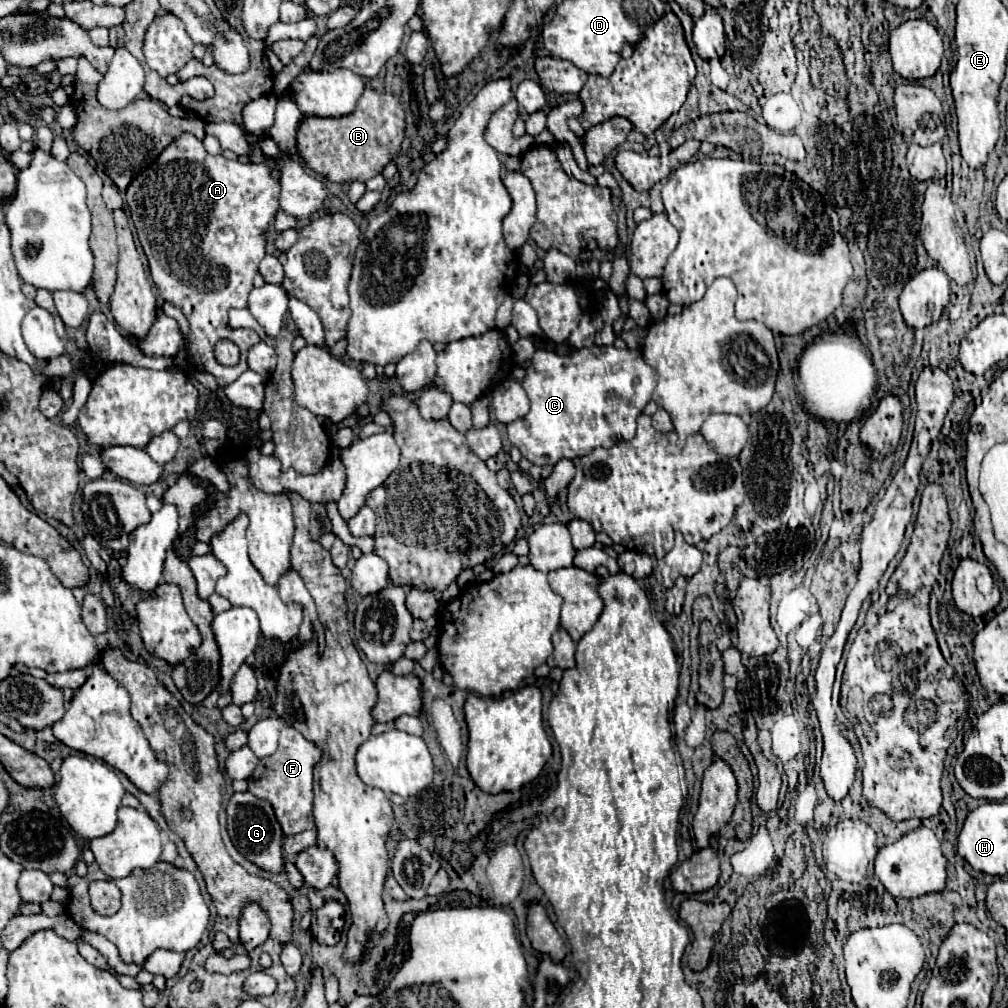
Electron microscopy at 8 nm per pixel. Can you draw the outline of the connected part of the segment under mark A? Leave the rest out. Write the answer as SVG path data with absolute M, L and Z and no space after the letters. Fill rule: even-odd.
M180 134L176 140L172 140L172 144L168 144L160 154L158 158L146 168L146 172L140 172L132 182L130 186L126 188L126 204L130 208L130 216L132 216L132 222L136 226L136 232L138 232L138 238L140 238L140 244L146 252L146 258L148 258L148 264L150 264L150 276L158 288L158 294L164 298L164 302L170 302L172 306L180 308L182 314L188 318L190 322L190 366L196 368L196 370L204 370L204 372L210 372L218 384L222 384L222 388L230 382L234 382L244 370L248 370L248 364L246 364L246 354L248 354L248 348L254 346L256 342L260 342L258 334L254 330L232 330L226 320L228 320L228 310L230 308L246 308L248 306L248 294L250 290L254 288L252 286L252 280L254 276L258 274L258 264L260 260L266 256L266 232L268 232L268 226L270 222L274 220L276 212L278 212L278 196L280 196L280 180L272 174L272 168L266 164L266 162L260 162L260 164L252 164L252 162L238 162L238 160L228 160L224 156L212 156L204 150L204 144L192 136L192 134ZM220 340L230 340L234 342L238 348L240 348L240 362L236 366L222 366L216 356L214 356L214 346L216 342Z

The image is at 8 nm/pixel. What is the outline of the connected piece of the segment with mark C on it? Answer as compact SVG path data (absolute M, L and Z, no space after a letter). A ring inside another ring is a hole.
M590 346L568 356L536 350L522 386L532 406L524 418L508 424L508 438L526 460L544 466L632 438L638 414L652 400L656 370L640 358L640 350Z

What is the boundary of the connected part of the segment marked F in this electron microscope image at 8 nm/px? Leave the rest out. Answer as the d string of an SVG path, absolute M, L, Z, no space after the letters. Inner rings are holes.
M284 724L280 732L278 750L272 754L272 758L262 758L254 774L248 778L248 792L272 804L284 836L294 836L304 830L316 828L312 818L312 798L314 798L312 786L314 786L314 766L320 762L320 758L322 750L314 742L306 740L296 728Z

